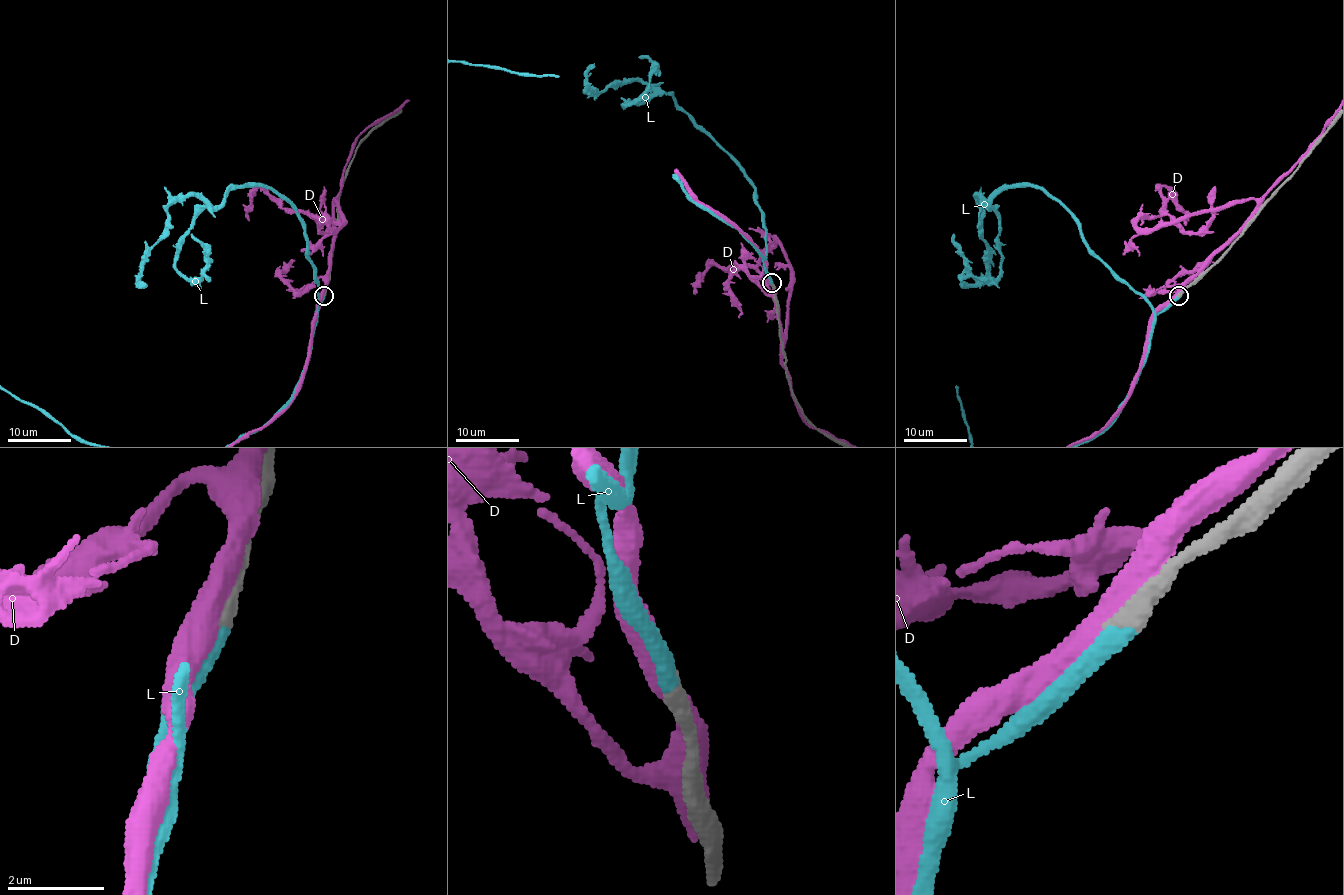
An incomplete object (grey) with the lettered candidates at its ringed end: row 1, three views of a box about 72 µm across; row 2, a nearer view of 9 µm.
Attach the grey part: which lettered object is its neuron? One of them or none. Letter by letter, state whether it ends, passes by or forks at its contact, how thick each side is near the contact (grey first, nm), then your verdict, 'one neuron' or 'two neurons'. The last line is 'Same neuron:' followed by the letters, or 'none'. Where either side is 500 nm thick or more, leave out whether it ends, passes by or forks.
D: it passes by; 480 nm thick on the grey side, 480 nm on the other; two neurons
L: it ends there; 420 nm thick on the grey side, 380 nm on the other; one neuron
Same neuron: L

